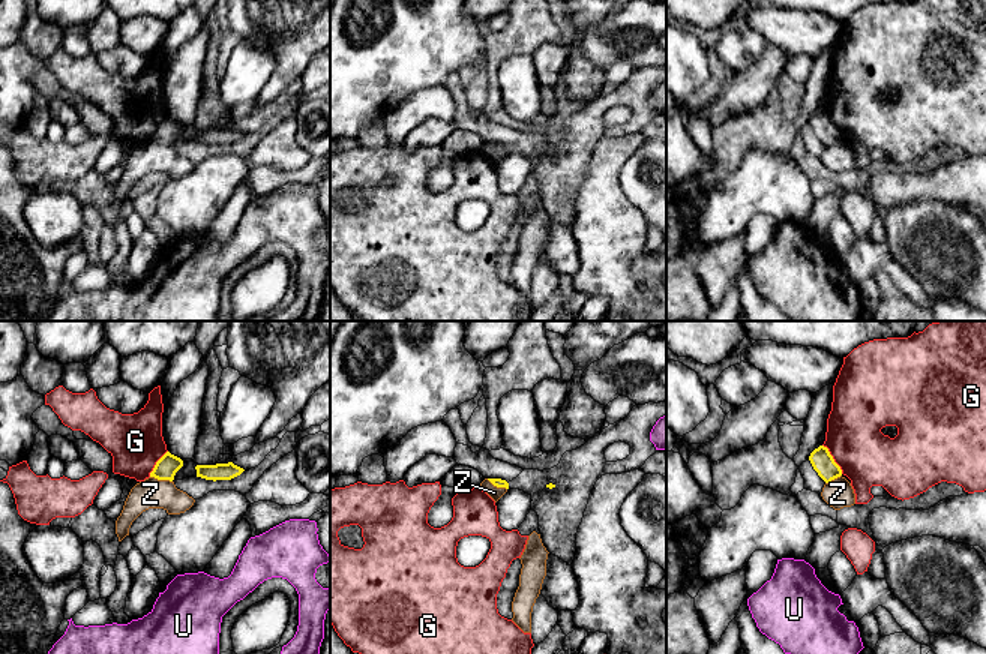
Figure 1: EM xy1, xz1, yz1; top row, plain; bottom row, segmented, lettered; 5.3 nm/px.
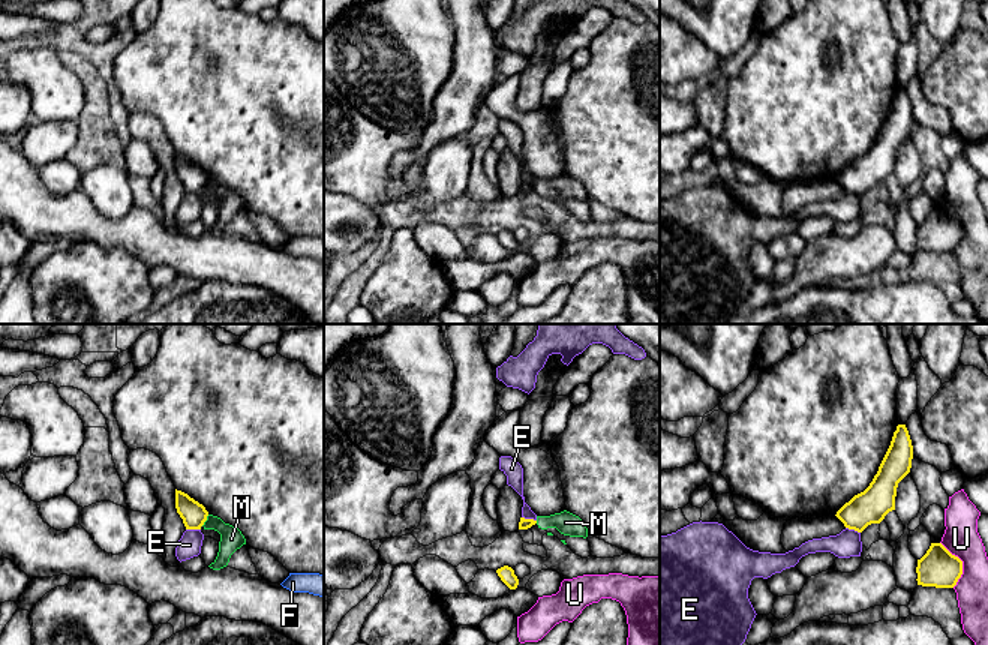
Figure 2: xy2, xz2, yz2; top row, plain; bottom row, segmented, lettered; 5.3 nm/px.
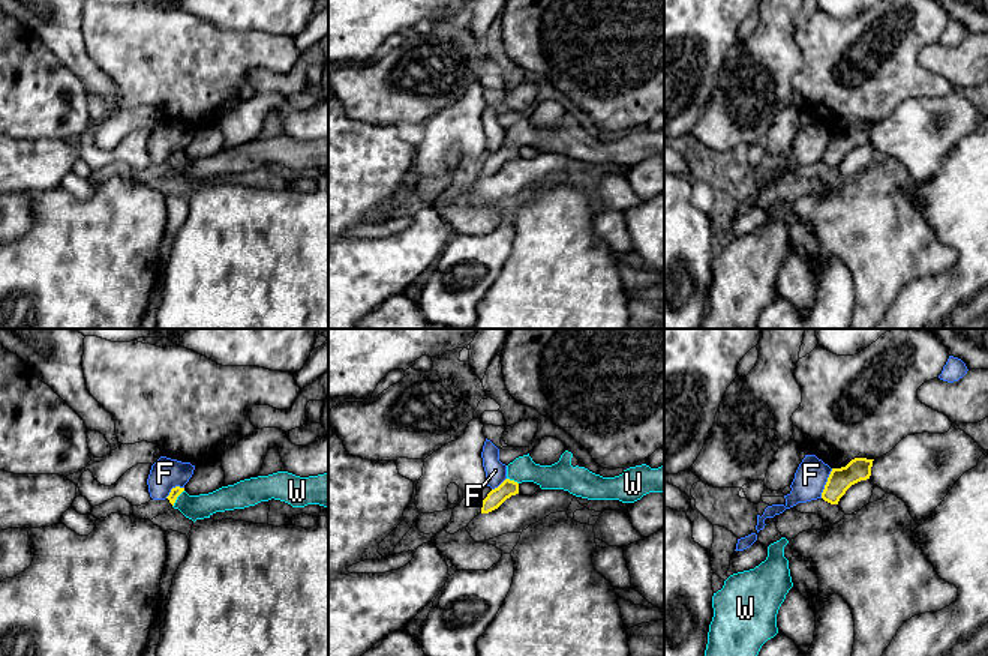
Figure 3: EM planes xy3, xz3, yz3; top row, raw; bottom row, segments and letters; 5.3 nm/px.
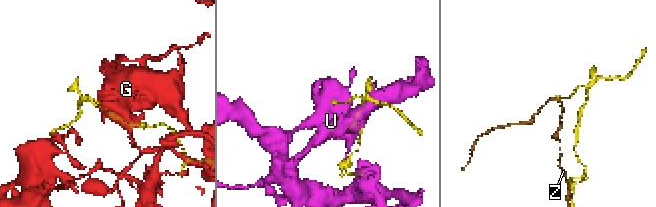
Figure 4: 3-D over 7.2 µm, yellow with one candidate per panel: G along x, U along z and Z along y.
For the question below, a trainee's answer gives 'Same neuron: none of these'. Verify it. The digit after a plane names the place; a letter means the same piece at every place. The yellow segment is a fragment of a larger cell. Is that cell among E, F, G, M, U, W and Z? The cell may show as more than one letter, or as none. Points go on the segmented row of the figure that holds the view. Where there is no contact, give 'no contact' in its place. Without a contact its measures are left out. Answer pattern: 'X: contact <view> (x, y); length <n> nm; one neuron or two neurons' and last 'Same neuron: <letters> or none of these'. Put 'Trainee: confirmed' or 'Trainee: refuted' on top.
Trainee: refuted
E: contact xy2 (194, 528); length 80 nm; two neurons
F: contact yz3 (826, 484); length 170 nm; two neurons
G: contact yz1 (833, 459); length 190 nm; two neurons
M: contact xy2 (206, 519); length 80 nm; two neurons
U: contact yz2 (961, 564); length 260 nm; two neurons
W: contact xy3 (176, 499); length 110 nm; one neuron
Z: contact xy1 (161, 479); length 120 nm; two neurons
Same neuron: W

